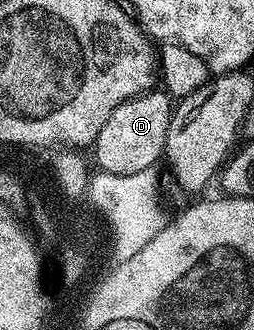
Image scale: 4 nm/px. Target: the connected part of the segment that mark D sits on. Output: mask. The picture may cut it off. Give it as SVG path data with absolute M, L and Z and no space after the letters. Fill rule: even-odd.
M154 88L119 104L119 108L115 108L111 116L107 116L107 124L103 124L97 137L97 166L107 173L119 174L156 167L165 153L165 141L174 109L174 103L161 88Z

